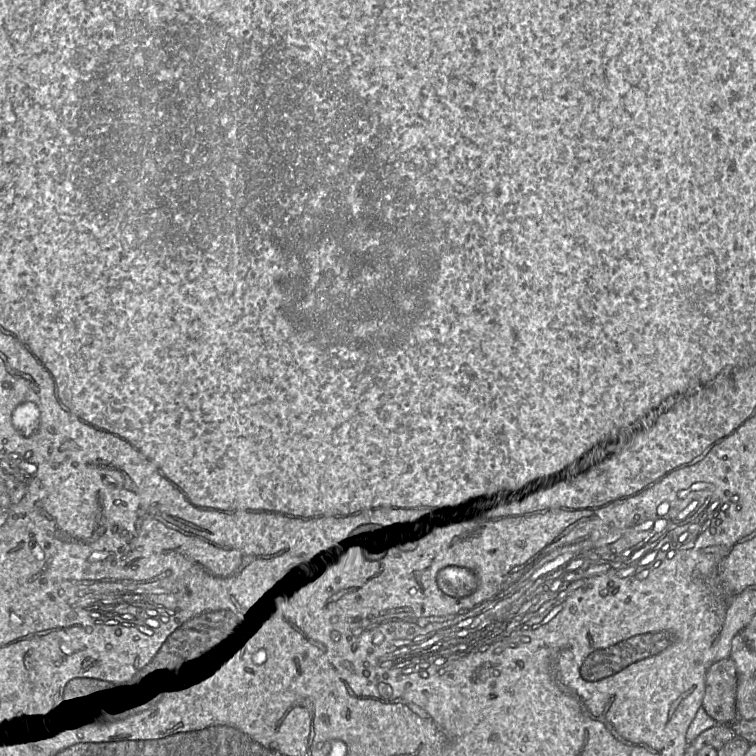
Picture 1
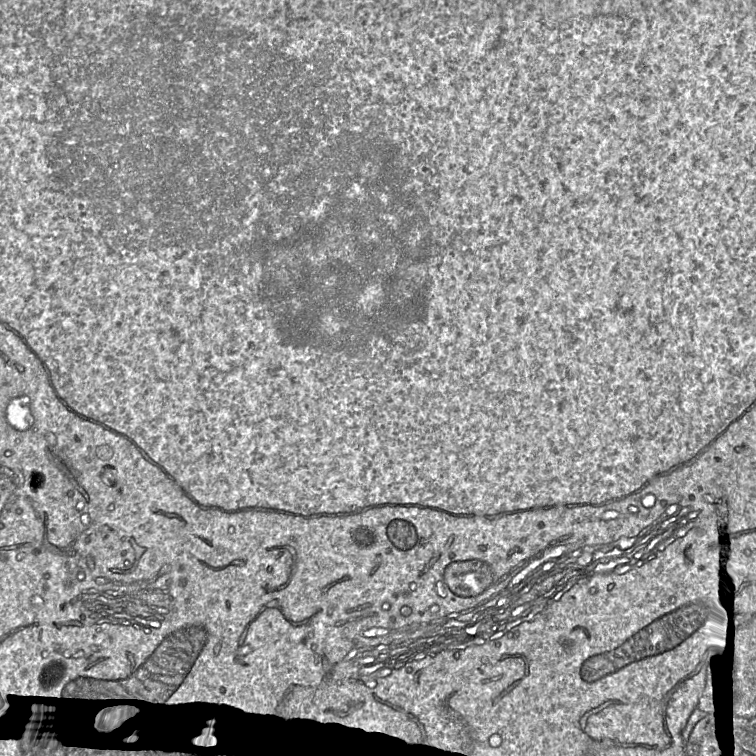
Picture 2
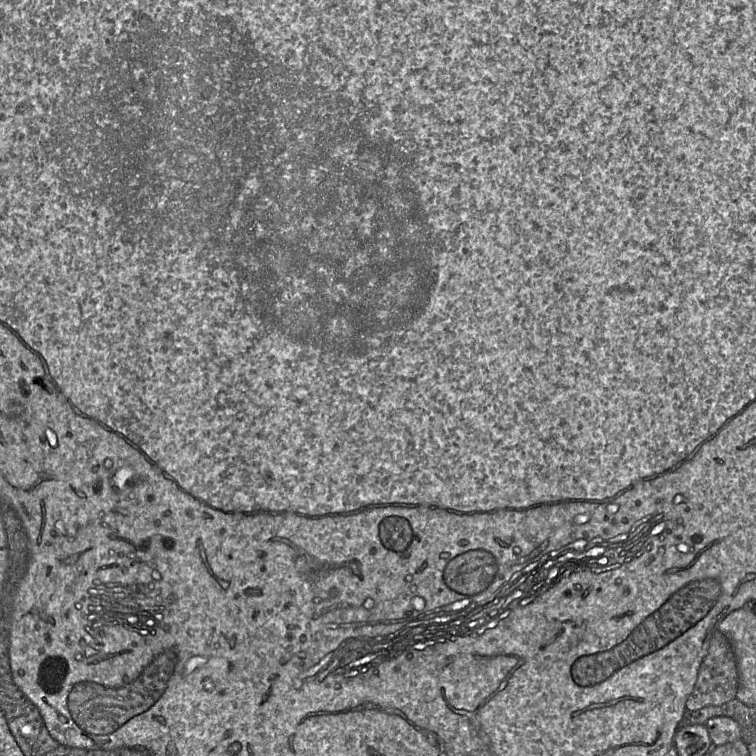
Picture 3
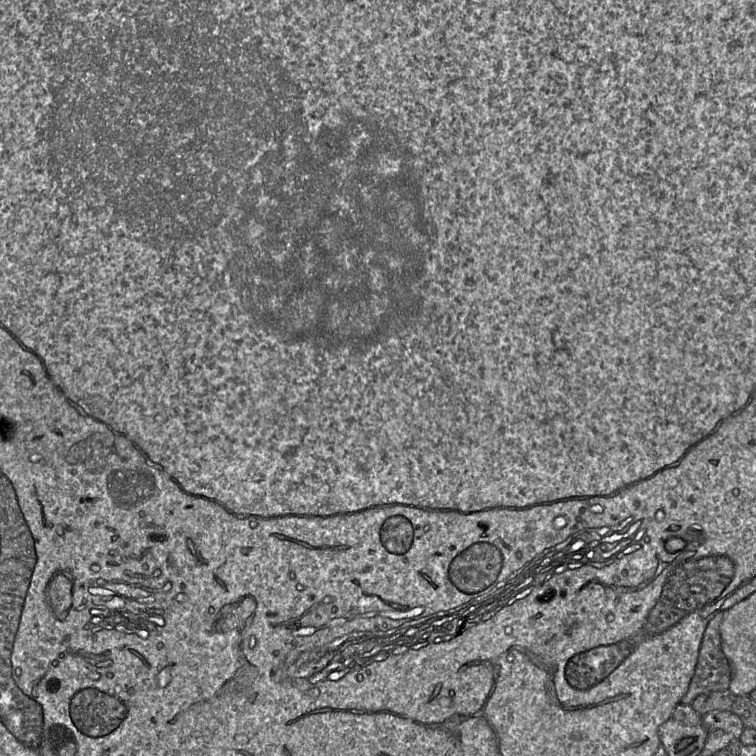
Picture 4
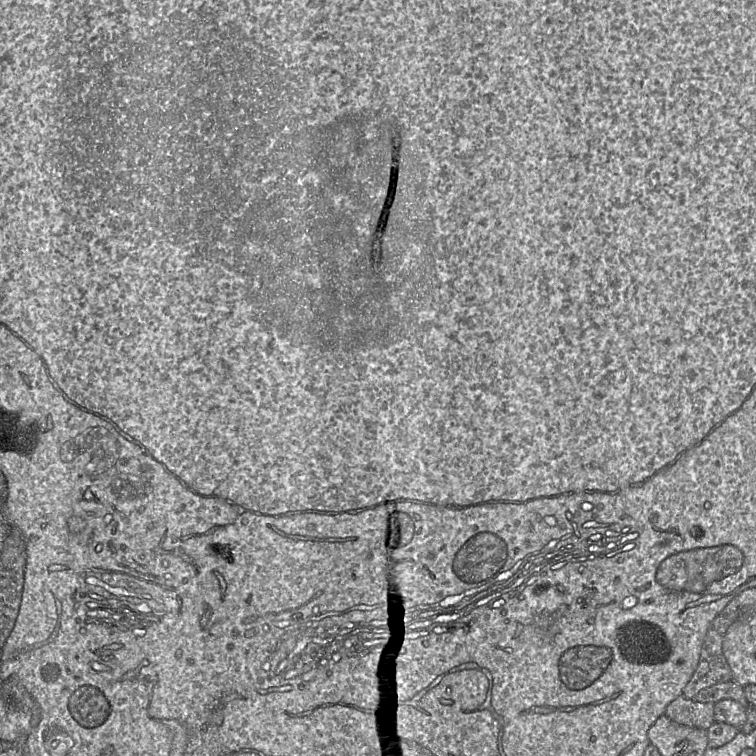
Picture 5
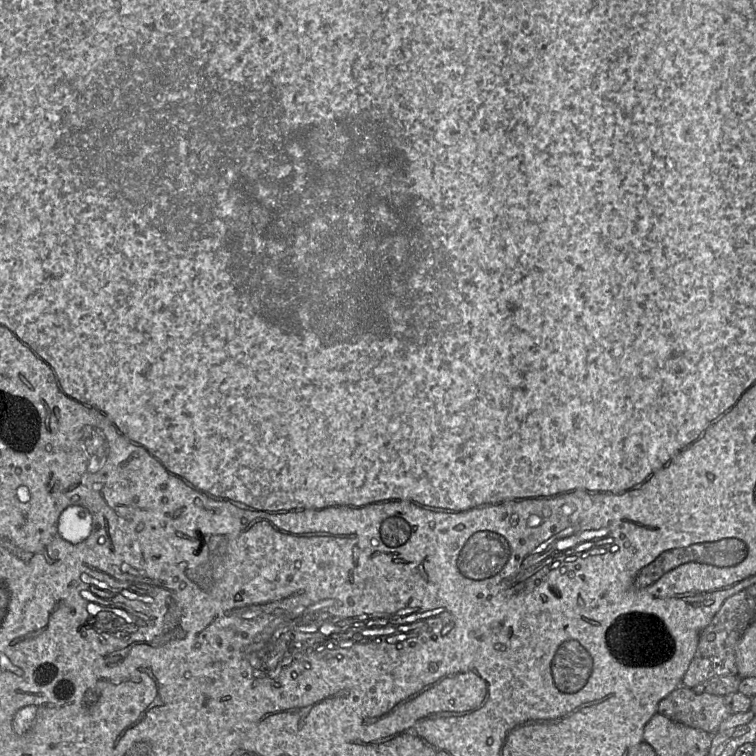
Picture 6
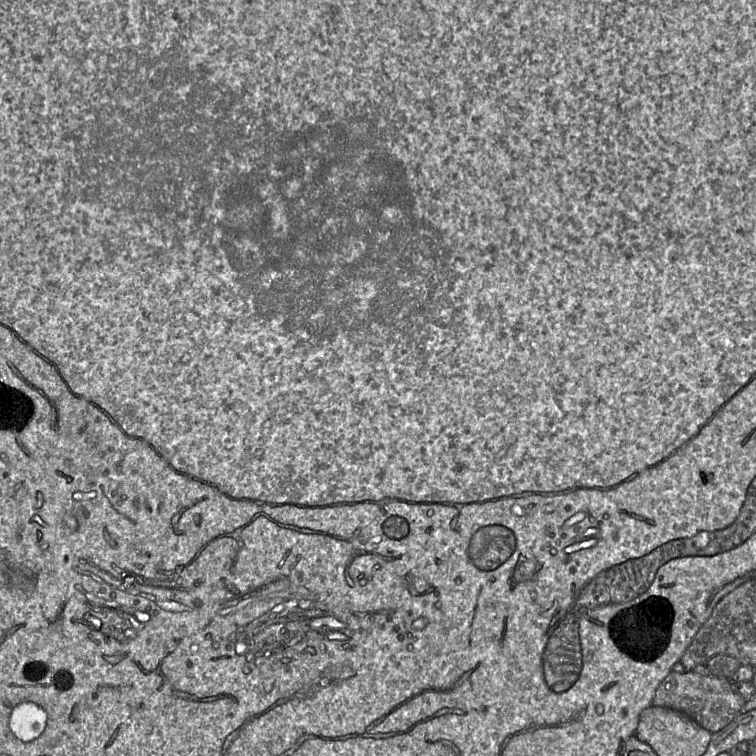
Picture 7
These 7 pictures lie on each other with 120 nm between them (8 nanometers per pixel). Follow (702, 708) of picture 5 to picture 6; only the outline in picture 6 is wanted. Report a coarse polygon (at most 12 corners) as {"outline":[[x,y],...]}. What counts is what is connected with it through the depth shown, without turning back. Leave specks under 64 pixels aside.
{"outline":[[683,685],[657,711],[710,734],[731,715],[724,696]]}

